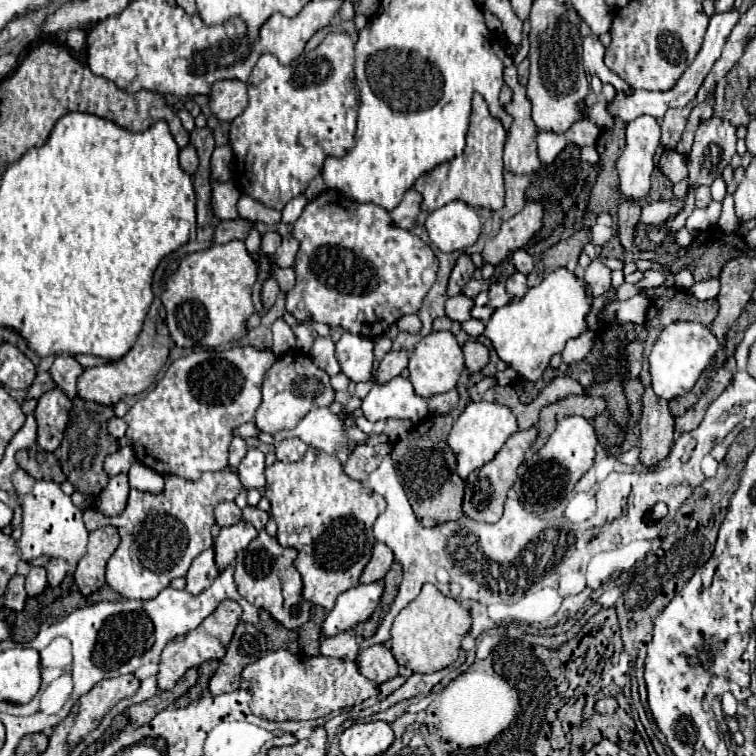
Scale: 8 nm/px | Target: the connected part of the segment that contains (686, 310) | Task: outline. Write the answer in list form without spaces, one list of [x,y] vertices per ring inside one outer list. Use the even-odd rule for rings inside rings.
[[[680,292],[674,300],[652,300],[650,310],[646,314],[646,328],[648,336],[646,346],[654,344],[658,334],[670,324],[670,322],[702,322],[704,326],[710,326],[718,312],[716,300],[698,300],[688,292]]]

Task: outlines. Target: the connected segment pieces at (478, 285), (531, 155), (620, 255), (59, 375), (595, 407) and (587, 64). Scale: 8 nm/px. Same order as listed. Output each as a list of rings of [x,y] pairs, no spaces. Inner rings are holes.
[[[470,280],[464,288],[462,288],[462,294],[466,296],[466,298],[476,298],[476,294],[480,292],[480,290],[488,290],[488,284],[490,284],[490,280]]]
[[[516,64],[504,69],[504,82],[512,88],[514,98],[506,106],[506,112],[514,118],[506,146],[504,146],[504,168],[514,174],[532,174],[540,168],[536,134],[538,128],[534,126],[530,114],[530,100],[526,98],[526,88],[516,80]]]
[[[612,236],[612,240],[610,240],[606,246],[602,246],[602,256],[624,260],[624,248],[620,246],[620,240],[618,240],[618,236]]]
[[[56,356],[50,376],[56,382],[56,386],[68,396],[76,396],[76,378],[82,374],[82,366],[74,360],[74,356]]]
[[[584,394],[582,396],[568,396],[564,400],[550,404],[550,406],[544,406],[540,412],[540,420],[536,424],[538,438],[532,444],[532,448],[538,450],[544,446],[544,442],[548,440],[548,436],[552,434],[552,430],[556,426],[556,420],[560,420],[564,416],[574,416],[574,414],[578,414],[586,420],[592,420],[594,416],[602,414],[604,408],[606,408],[604,398],[592,398],[592,396],[584,396]]]
[[[586,36],[584,38],[584,70],[590,76],[598,76],[604,84],[610,82],[614,84],[618,90],[628,90],[628,86],[624,84],[624,80],[620,80],[616,74],[612,74],[606,64],[604,64],[604,46],[600,44],[598,36]]]

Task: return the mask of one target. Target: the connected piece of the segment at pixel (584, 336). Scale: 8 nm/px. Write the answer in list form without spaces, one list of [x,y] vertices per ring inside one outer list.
[[[582,332],[578,334],[578,338],[570,338],[570,342],[566,342],[564,350],[562,350],[562,360],[566,364],[574,364],[580,362],[592,348],[592,334],[590,332]]]

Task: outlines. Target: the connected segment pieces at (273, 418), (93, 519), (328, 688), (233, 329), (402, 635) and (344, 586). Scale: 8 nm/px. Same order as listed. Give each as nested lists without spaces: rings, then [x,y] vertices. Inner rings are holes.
[[[290,352],[280,356],[274,366],[264,374],[262,384],[262,404],[256,410],[254,422],[260,432],[276,434],[284,428],[294,428],[312,408],[330,406],[334,400],[334,390],[330,378],[324,370],[314,366],[314,362],[304,352]]]
[[[226,466],[220,472],[204,472],[198,480],[164,474],[164,490],[158,494],[130,490],[122,514],[106,516],[98,508],[84,512],[86,528],[114,526],[120,532],[120,546],[106,564],[106,582],[124,598],[150,600],[158,596],[174,578],[184,578],[192,560],[212,548],[214,508],[224,501],[234,501],[242,484],[238,474]]]
[[[276,650],[268,652],[266,656],[258,658],[250,666],[242,670],[242,688],[248,688],[252,692],[252,704],[250,710],[254,716],[270,720],[270,722],[282,722],[282,720],[316,720],[322,716],[328,716],[342,708],[352,708],[356,704],[362,704],[366,698],[370,698],[376,692],[376,684],[372,680],[366,680],[360,672],[356,662],[346,662],[340,658],[326,658],[326,656],[304,656],[304,654],[290,654],[288,650]]]
[[[234,240],[228,244],[212,244],[210,248],[202,252],[188,254],[178,270],[174,270],[166,278],[166,286],[162,292],[162,304],[166,308],[166,324],[170,330],[170,336],[176,346],[210,346],[216,348],[226,342],[236,342],[248,334],[246,322],[254,314],[252,304],[252,286],[258,280],[258,264],[248,254],[242,240]]]
[[[424,584],[422,592],[396,616],[390,630],[390,652],[398,666],[406,666],[416,674],[432,674],[450,666],[460,652],[460,640],[470,630],[470,612],[454,598],[444,596],[434,584]]]
[[[308,448],[306,456],[300,462],[276,460],[272,466],[268,466],[264,494],[272,504],[270,514],[278,524],[278,542],[286,548],[296,548],[298,552],[294,568],[302,576],[302,598],[314,606],[322,606],[328,612],[334,606],[338,594],[358,586],[358,578],[372,556],[372,524],[378,518],[378,514],[386,508],[386,500],[380,494],[376,494],[368,484],[346,476],[340,460],[318,448]]]

